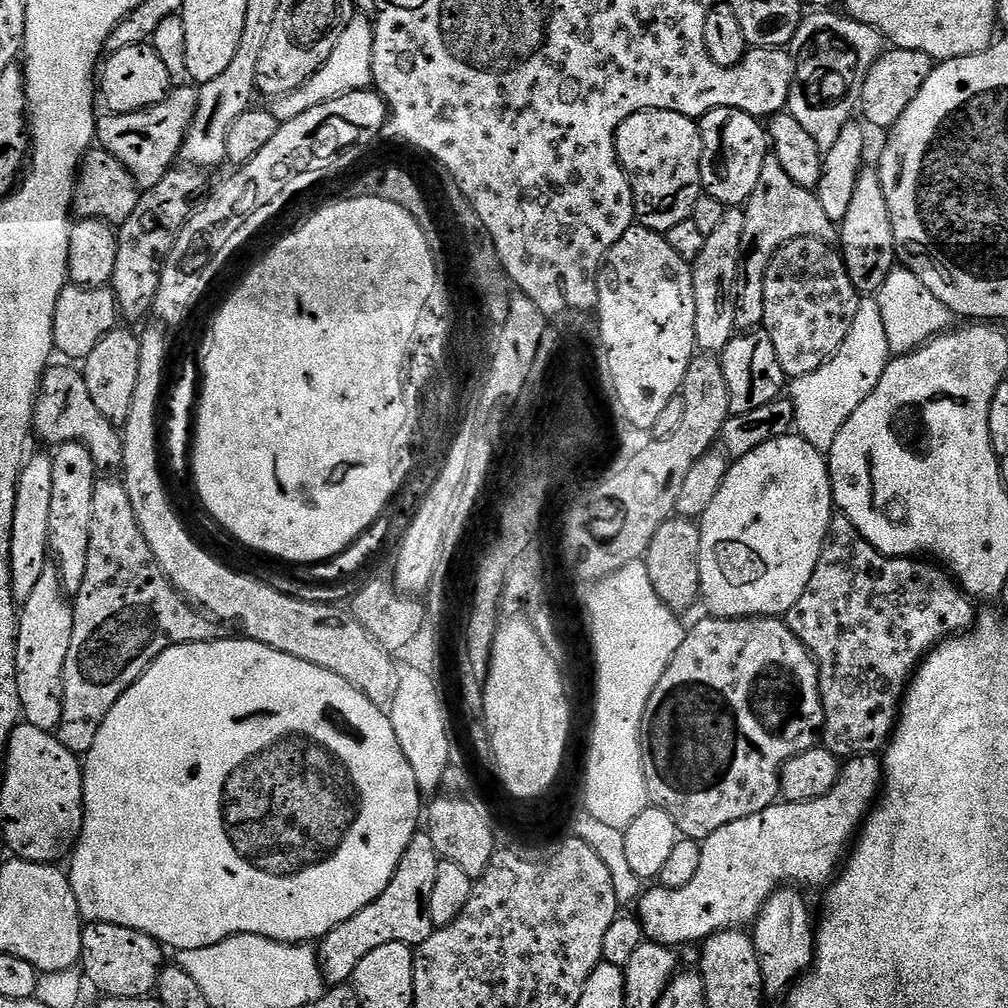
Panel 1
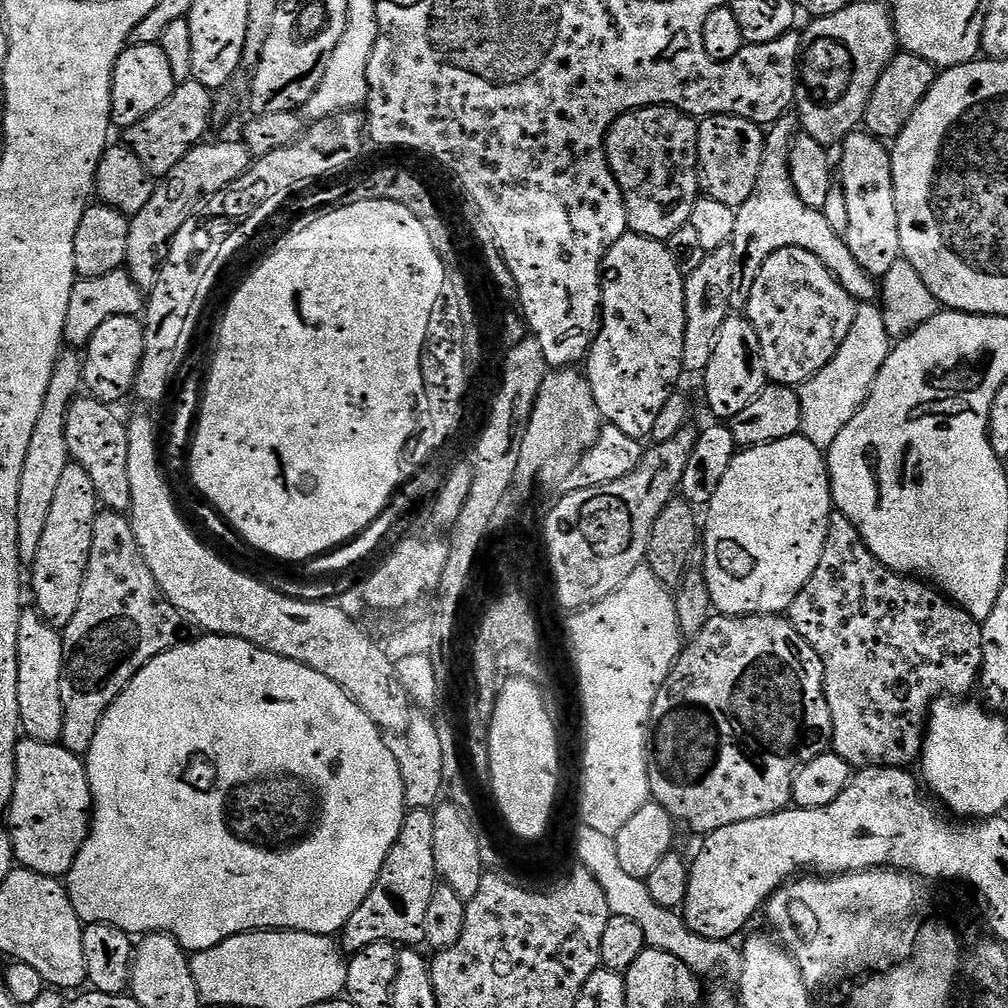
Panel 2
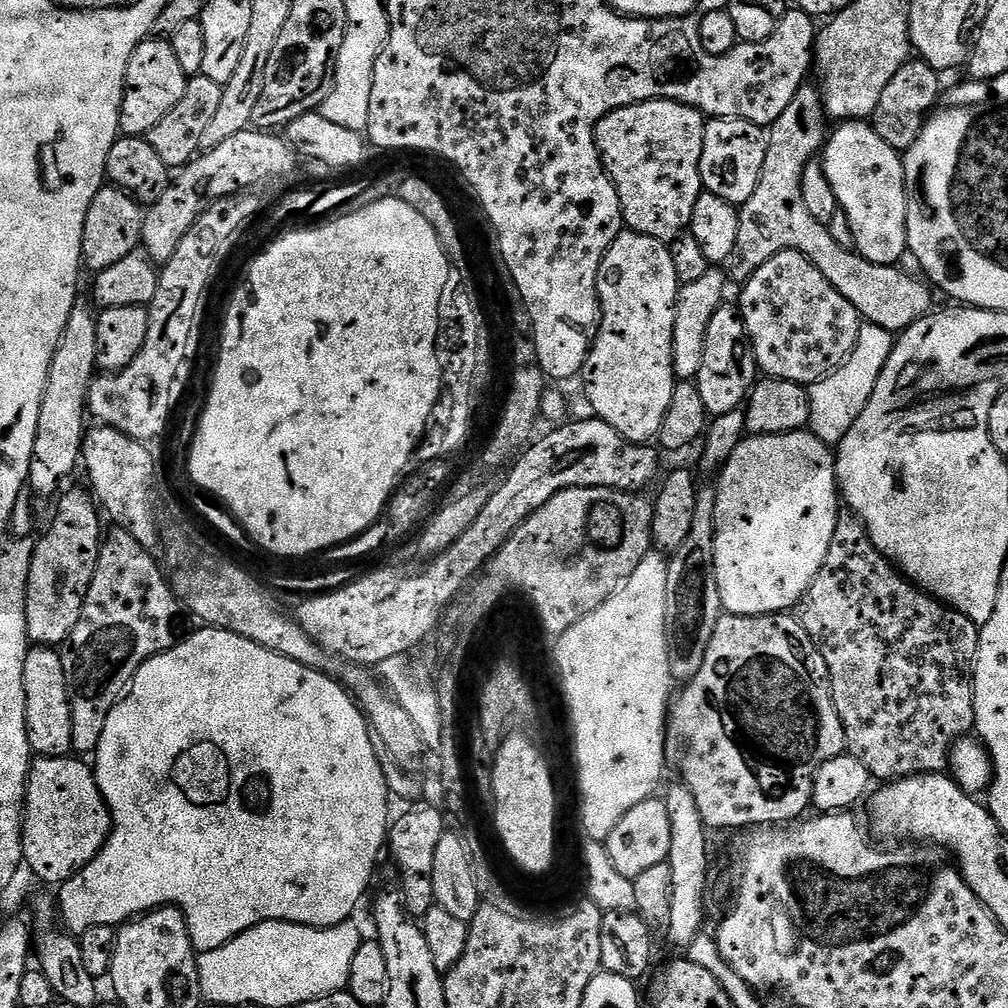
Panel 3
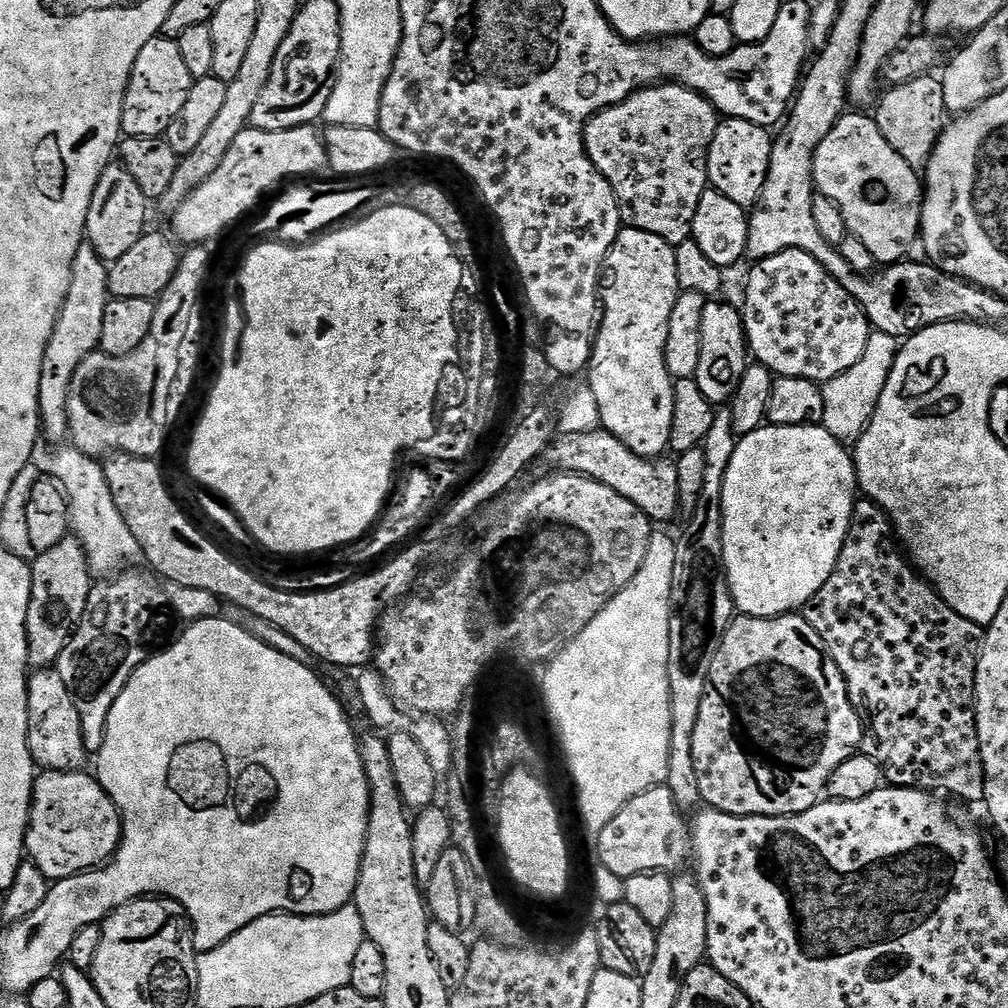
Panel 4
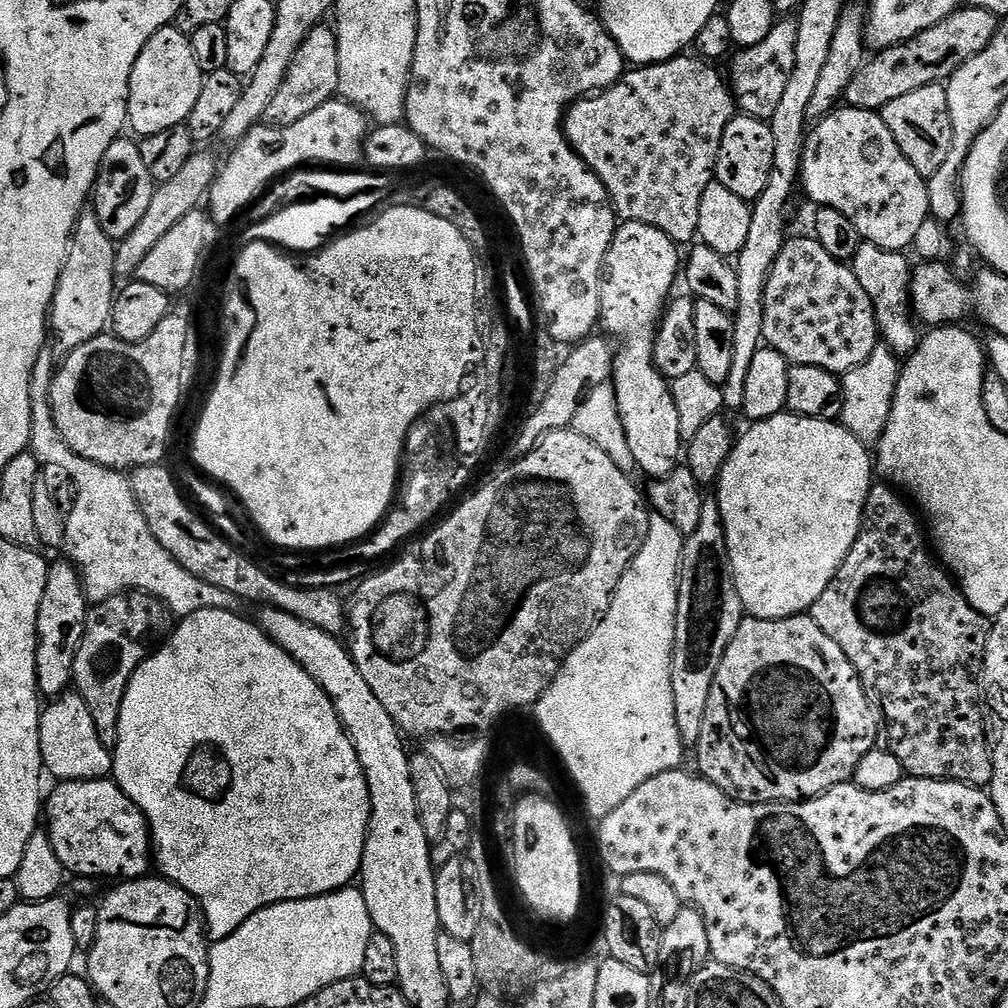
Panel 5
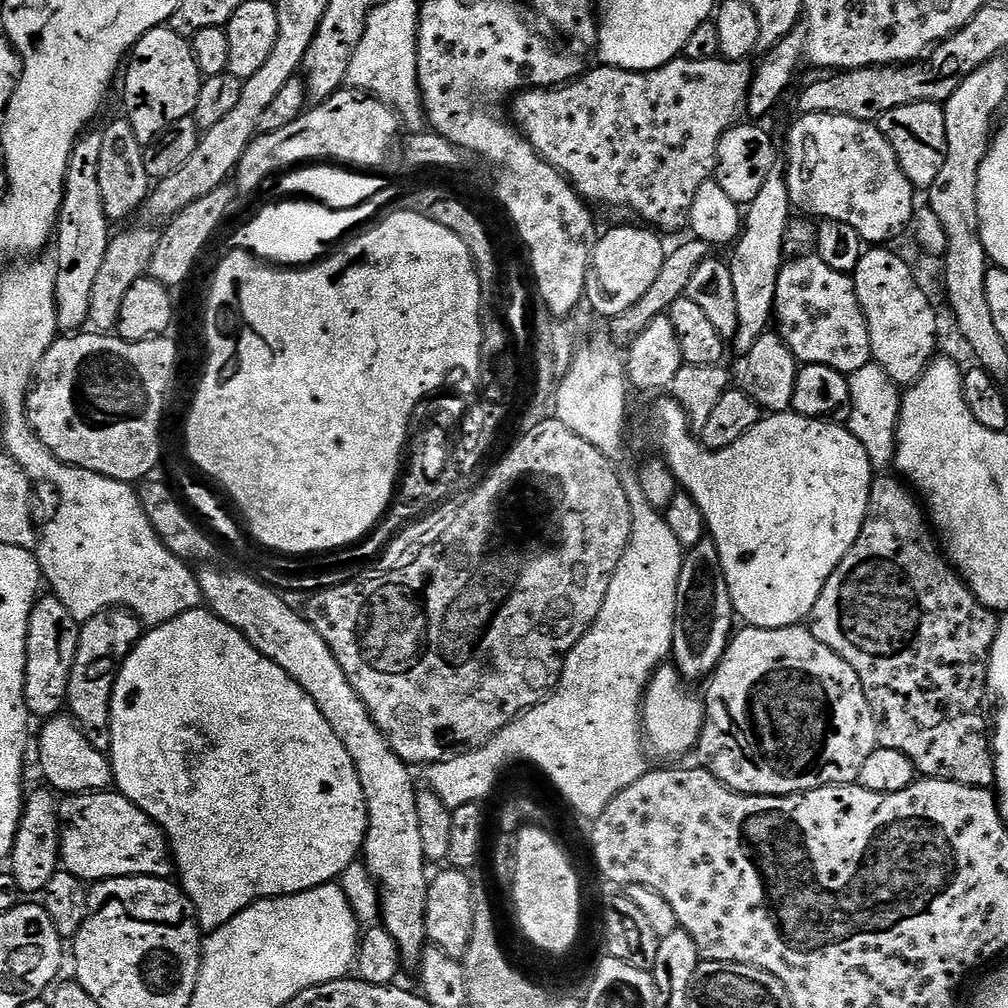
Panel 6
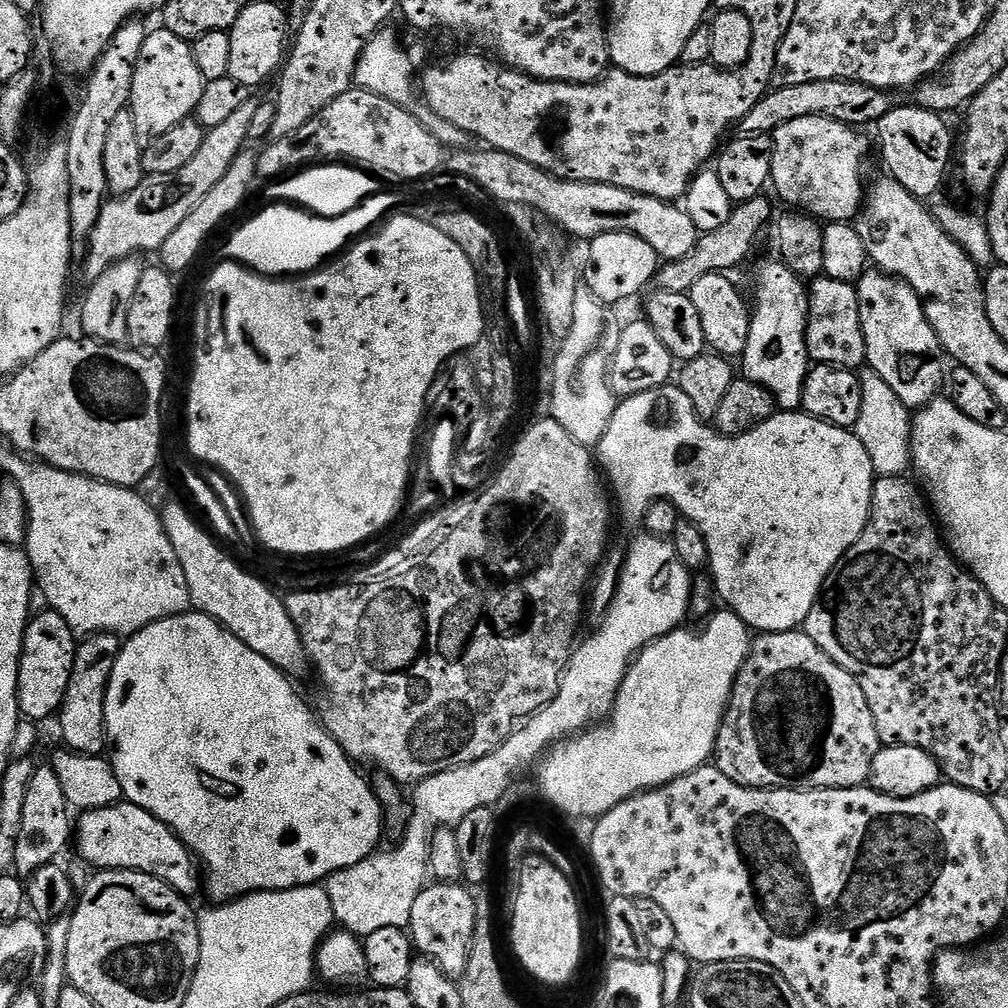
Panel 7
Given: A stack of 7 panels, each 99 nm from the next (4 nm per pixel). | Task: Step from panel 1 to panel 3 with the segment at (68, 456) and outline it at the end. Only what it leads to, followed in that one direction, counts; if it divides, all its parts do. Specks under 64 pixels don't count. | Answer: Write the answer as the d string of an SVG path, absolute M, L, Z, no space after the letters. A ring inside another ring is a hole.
M87 491L66 492L55 501L56 517L53 518L48 533L39 543L35 543L28 571L27 632L29 641L39 647L62 645L76 626L97 568L102 543L101 517L93 497Z

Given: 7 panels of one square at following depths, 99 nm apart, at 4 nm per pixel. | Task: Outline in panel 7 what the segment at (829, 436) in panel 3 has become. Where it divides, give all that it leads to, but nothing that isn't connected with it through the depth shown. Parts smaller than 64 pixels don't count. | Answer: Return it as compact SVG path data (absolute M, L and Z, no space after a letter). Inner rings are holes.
M864 370L859 373L862 386L862 410L858 413L858 422L854 429L856 437L866 446L870 462L877 476L904 476L912 462L912 418L913 413L882 382L877 372Z

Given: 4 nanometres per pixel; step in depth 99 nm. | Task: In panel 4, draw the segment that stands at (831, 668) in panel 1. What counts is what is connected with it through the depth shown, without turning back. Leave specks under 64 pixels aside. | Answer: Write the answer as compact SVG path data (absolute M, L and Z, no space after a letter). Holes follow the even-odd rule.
M867 498L857 499L852 506L852 524L848 527L846 540L838 554L838 562L834 566L832 576L814 598L805 604L802 615L810 626L820 635L820 642L825 652L832 657L838 670L844 676L848 687L848 698L861 722L866 726L866 754L880 768L881 777L889 785L897 788L923 788L932 794L949 792L960 800L969 800L979 805L984 798L984 764L980 761L980 743L976 733L976 658L978 655L978 641L982 636L981 625L962 618L949 606L936 589L921 578L911 563L898 551L897 541L894 539L892 525L888 516L876 504Z

